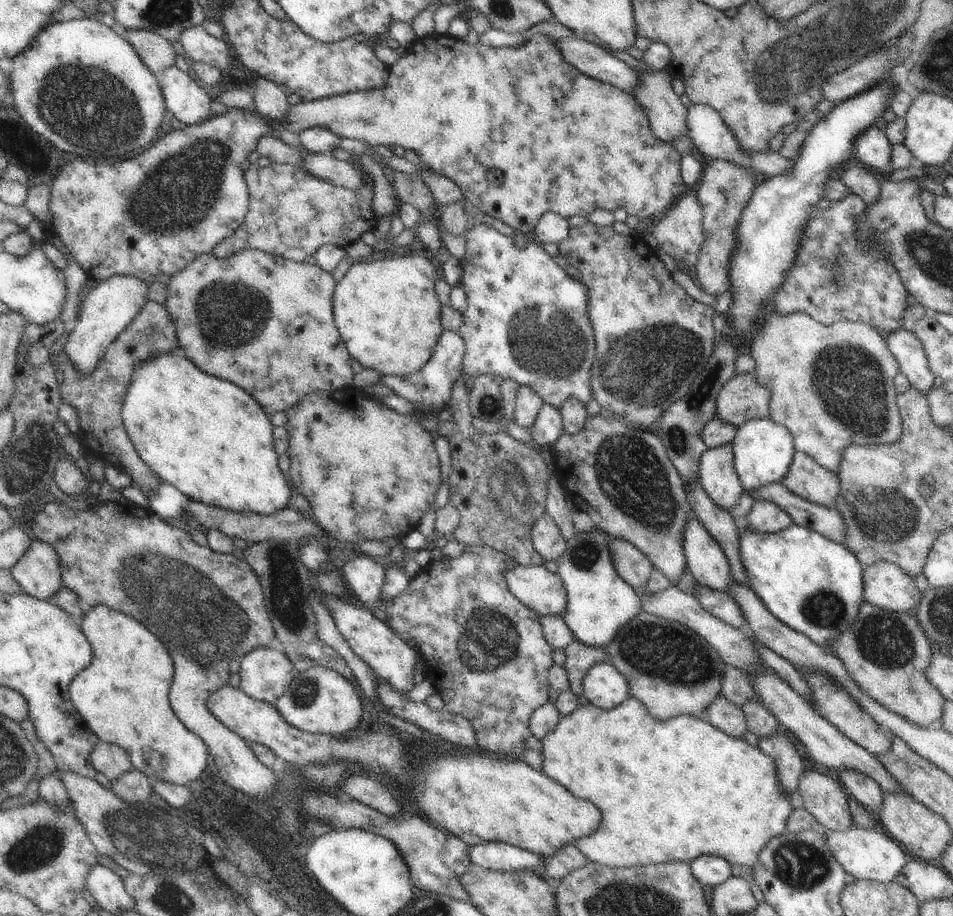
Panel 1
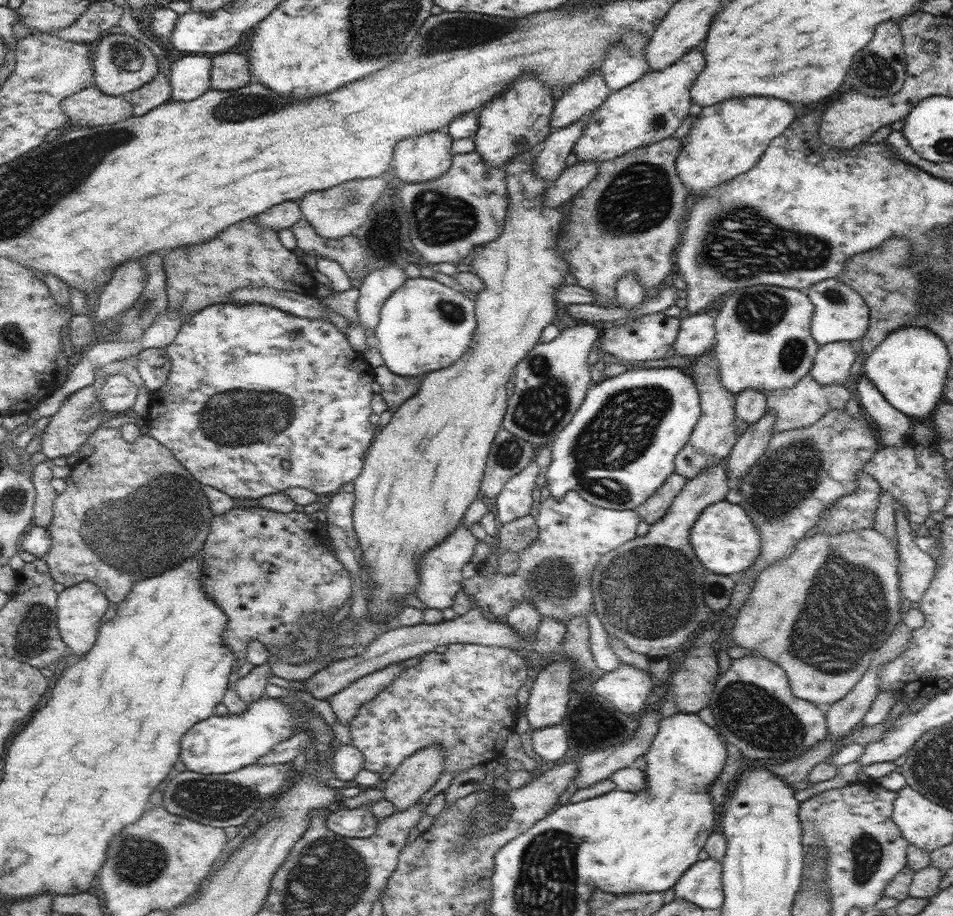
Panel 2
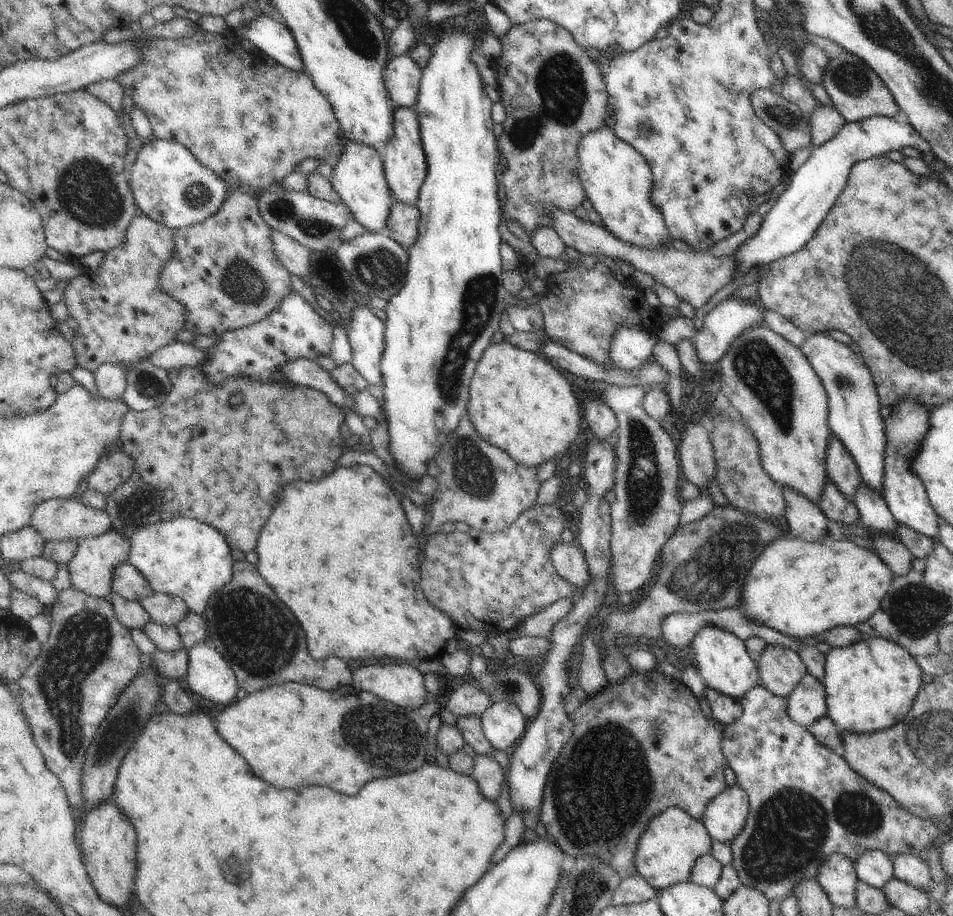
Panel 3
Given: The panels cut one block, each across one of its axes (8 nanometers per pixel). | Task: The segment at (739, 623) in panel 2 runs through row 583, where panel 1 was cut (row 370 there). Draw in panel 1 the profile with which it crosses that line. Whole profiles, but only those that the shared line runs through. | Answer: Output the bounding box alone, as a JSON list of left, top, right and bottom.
[747,312,902,474]

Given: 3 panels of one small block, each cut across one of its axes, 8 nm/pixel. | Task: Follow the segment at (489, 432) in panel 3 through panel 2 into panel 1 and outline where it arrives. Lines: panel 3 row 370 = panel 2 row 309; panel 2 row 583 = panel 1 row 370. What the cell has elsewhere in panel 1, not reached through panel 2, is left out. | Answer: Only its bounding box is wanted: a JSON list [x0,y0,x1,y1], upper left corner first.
[333,255,443,376]

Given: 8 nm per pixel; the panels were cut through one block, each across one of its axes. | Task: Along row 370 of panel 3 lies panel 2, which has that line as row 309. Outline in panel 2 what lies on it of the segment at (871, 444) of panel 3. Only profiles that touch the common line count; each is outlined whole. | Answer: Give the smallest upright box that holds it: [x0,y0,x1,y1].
[804,278,870,347]

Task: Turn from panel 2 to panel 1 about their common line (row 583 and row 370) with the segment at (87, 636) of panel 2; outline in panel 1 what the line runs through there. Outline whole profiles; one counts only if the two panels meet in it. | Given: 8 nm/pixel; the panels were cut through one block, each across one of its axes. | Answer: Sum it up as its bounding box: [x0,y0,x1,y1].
[64,276,149,376]

